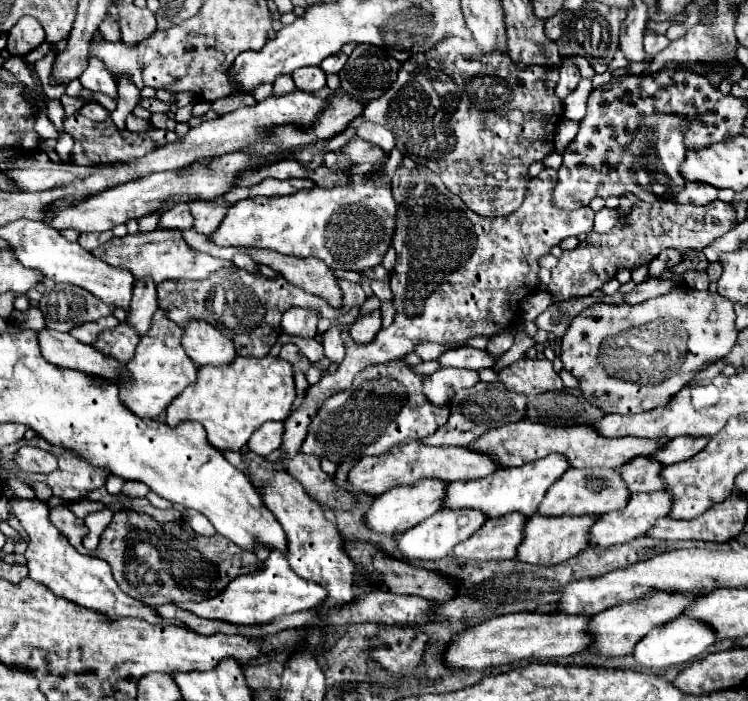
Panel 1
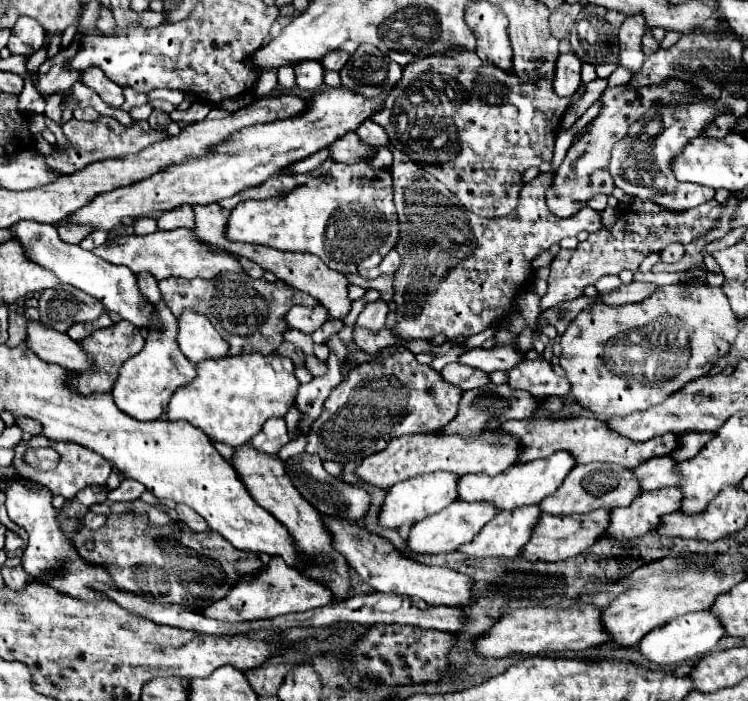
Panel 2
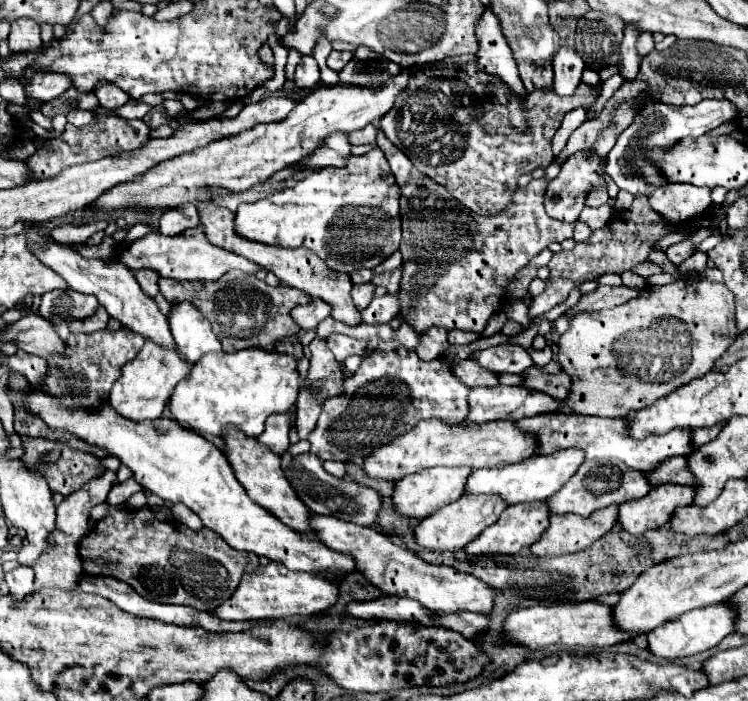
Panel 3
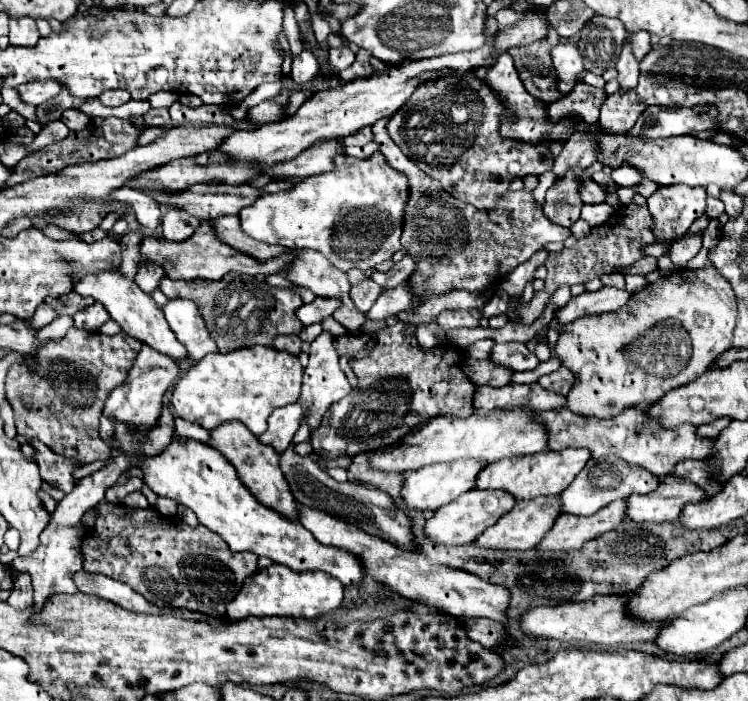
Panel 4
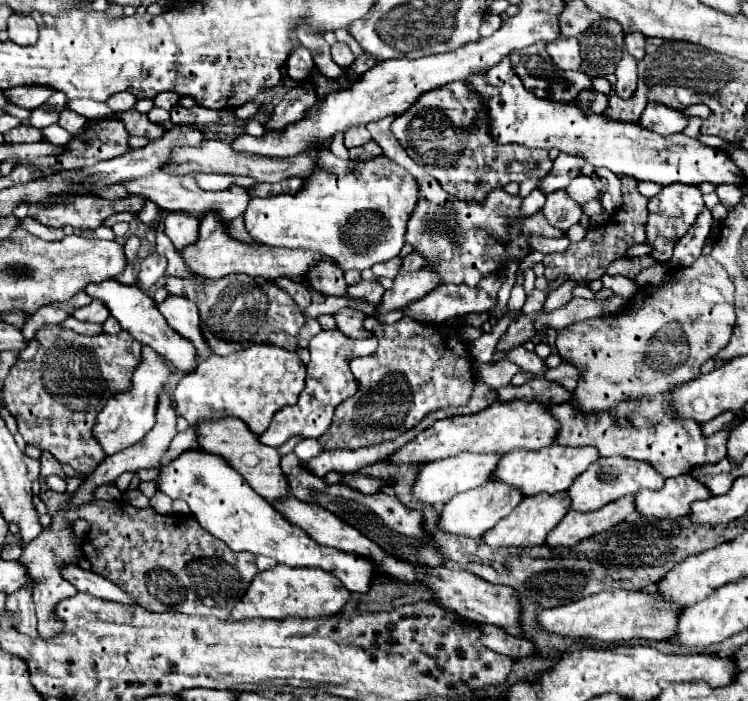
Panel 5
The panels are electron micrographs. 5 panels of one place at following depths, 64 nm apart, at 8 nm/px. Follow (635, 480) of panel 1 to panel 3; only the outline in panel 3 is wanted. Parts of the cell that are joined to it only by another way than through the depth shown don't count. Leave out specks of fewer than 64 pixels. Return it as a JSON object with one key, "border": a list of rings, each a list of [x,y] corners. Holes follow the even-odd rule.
{"border":[[[684,456],[668,458],[654,472],[648,472],[648,478],[652,486],[664,484],[664,482],[678,482],[678,484],[692,486],[692,470],[688,470],[688,458]]]}

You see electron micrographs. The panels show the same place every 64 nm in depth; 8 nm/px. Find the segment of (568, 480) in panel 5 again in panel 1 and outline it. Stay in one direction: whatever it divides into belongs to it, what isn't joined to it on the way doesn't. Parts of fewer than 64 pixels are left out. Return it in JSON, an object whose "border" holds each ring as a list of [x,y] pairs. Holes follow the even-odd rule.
{"border":[[[550,454],[548,458],[528,462],[518,468],[500,468],[492,476],[468,480],[468,482],[452,482],[448,486],[446,508],[476,508],[482,510],[488,518],[498,518],[510,512],[522,512],[526,516],[536,514],[538,504],[542,502],[548,488],[568,470],[568,460],[560,458],[560,454]]]}

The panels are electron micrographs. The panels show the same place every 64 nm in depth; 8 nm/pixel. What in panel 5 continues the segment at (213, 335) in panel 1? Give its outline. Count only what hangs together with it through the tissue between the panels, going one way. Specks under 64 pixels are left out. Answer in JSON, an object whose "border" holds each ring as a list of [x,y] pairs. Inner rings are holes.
{"border":[[[168,296],[164,302],[160,302],[156,306],[160,310],[160,314],[168,320],[168,324],[182,334],[184,338],[188,338],[196,350],[198,350],[198,360],[204,360],[210,356],[210,348],[200,332],[200,316],[198,316],[198,306],[188,300],[188,298],[180,298],[180,296]]]}

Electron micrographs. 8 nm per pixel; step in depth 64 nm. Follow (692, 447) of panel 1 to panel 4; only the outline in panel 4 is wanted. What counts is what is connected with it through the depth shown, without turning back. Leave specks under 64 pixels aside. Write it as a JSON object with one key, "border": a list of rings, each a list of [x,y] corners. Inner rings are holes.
{"border":[[[718,418],[714,424],[708,424],[708,426],[698,426],[698,434],[702,438],[716,438],[728,424],[732,422],[732,418]]]}

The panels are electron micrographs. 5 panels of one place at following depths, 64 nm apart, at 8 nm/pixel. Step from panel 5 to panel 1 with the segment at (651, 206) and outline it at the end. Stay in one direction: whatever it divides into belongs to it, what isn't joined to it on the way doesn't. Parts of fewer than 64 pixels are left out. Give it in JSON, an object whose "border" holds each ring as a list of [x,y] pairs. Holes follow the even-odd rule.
{"border":[[[688,182],[688,186],[684,186],[684,190],[680,194],[676,194],[676,198],[672,198],[672,202],[676,204],[710,204],[716,200],[718,190],[714,186],[708,184],[700,184],[700,182]]]}

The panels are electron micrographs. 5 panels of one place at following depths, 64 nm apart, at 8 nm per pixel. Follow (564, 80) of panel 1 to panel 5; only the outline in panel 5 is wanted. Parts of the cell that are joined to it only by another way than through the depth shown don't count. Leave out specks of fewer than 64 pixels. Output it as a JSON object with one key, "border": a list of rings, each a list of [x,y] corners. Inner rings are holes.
{"border":[[[556,38],[554,42],[546,44],[546,52],[550,54],[550,58],[554,60],[554,64],[558,68],[564,70],[580,70],[580,44],[578,38]]]}

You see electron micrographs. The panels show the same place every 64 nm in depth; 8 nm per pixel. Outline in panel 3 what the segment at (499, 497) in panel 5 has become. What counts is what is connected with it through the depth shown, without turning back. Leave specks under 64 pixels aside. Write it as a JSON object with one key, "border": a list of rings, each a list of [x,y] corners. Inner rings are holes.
{"border":[[[464,494],[456,502],[420,520],[420,524],[416,526],[416,542],[422,548],[430,548],[430,550],[462,550],[468,542],[480,536],[484,528],[492,526],[506,508],[508,508],[506,502],[502,502],[502,498],[496,498],[492,494],[476,494],[476,496]]]}

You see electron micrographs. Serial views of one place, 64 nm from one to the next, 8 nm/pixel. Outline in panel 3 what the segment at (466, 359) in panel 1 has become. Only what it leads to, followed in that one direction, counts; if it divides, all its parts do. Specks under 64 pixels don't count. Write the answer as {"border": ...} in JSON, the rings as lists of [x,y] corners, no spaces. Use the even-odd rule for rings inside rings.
{"border":[[[510,342],[488,350],[480,350],[472,358],[478,360],[478,364],[488,370],[510,372],[510,374],[522,374],[524,370],[528,370],[528,366],[534,366],[530,354],[522,346]]]}

